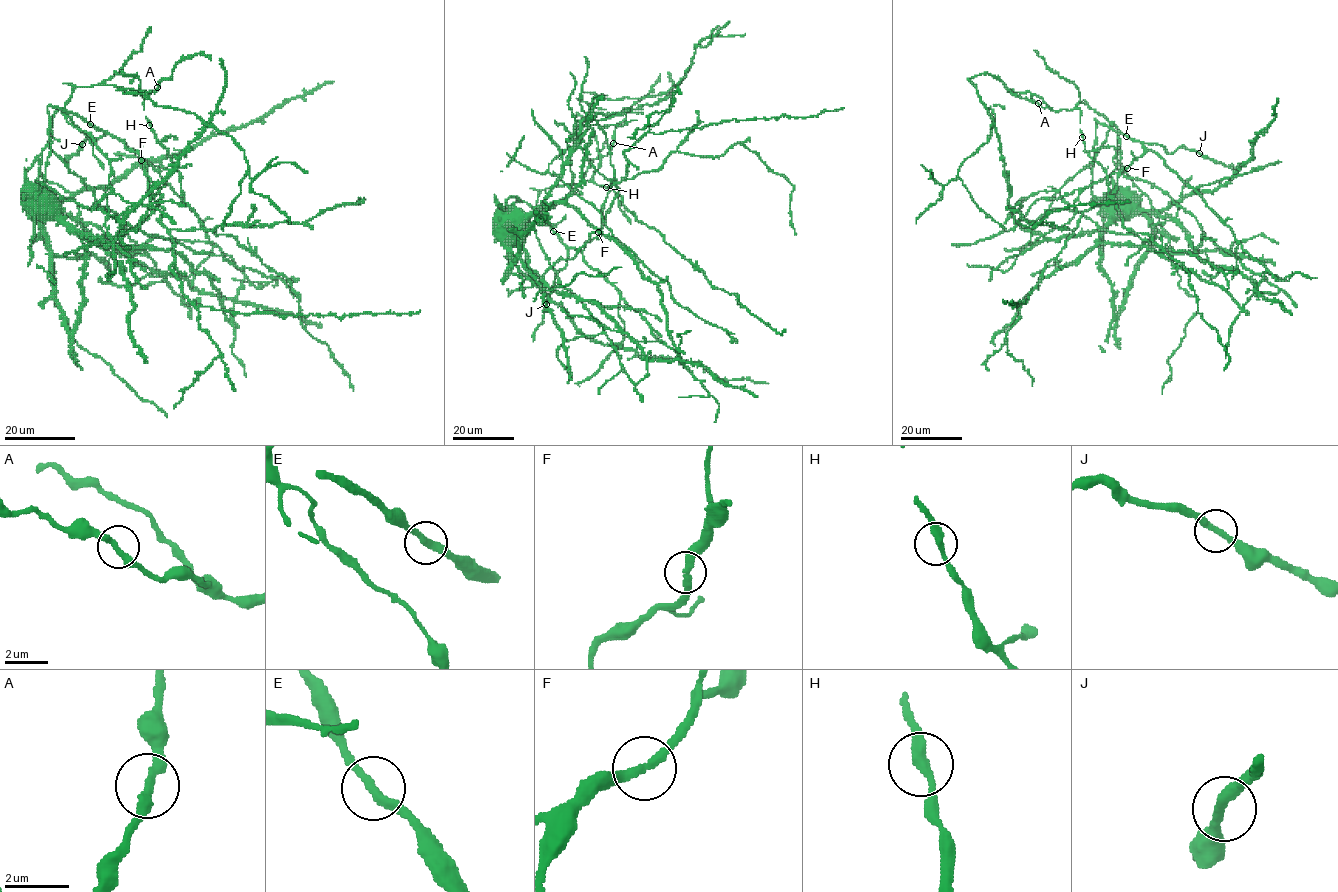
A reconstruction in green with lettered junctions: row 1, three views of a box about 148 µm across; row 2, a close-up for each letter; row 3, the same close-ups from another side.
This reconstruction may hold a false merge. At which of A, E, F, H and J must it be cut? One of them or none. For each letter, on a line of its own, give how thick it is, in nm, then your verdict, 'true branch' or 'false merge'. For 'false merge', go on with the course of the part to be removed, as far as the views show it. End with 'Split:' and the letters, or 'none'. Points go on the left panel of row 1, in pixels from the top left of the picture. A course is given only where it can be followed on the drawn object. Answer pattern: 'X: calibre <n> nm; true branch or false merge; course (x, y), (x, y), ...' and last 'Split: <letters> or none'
A: calibre 280 nm; true branch
E: calibre 320 nm; true branch
F: calibre 300 nm; true branch
H: calibre 320 nm; true branch
J: calibre 320 nm; true branch
Split: none

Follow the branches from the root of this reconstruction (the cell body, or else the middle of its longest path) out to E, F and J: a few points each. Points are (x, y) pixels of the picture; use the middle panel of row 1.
E: (571, 150), (574, 131), (594, 118), (580, 123), (577, 146), (615, 183), (598, 235), (582, 250), (553, 231)
F: (571, 150), (574, 131), (594, 118), (580, 123), (577, 146), (598, 172), (615, 181), (604, 203), (598, 233)
J: (571, 150), (594, 118), (577, 146), (615, 183), (598, 235), (568, 249), (546, 304)

